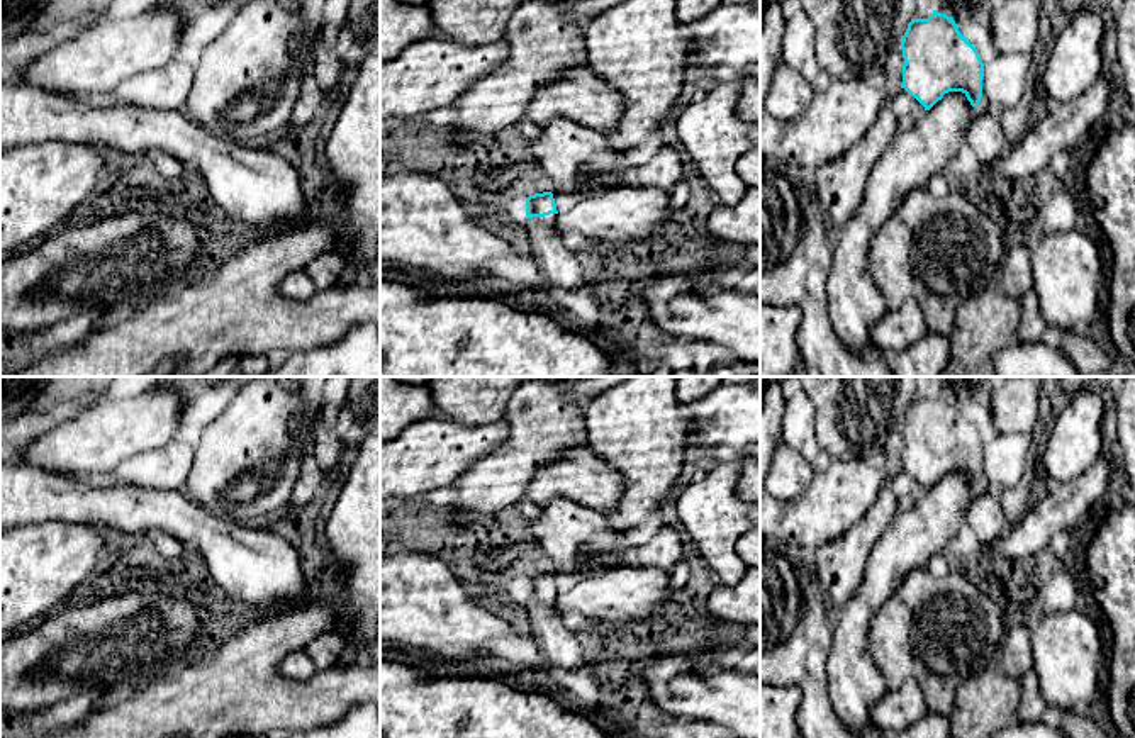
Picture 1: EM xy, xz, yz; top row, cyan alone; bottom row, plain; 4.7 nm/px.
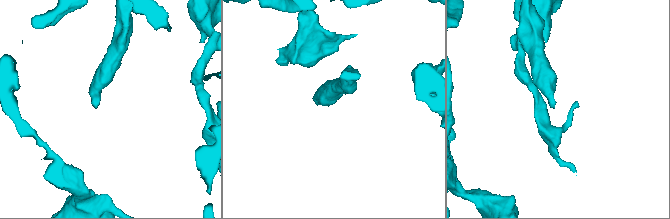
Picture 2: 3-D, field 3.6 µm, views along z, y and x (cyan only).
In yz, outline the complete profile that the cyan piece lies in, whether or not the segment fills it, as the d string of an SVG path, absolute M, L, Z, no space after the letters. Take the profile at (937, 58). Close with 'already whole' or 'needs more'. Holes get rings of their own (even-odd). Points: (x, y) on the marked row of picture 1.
M933 10L928 19L911 19L901 49L904 58L901 88L925 110L948 92L962 92L972 107L979 105L984 63L952 17Z; already whole

